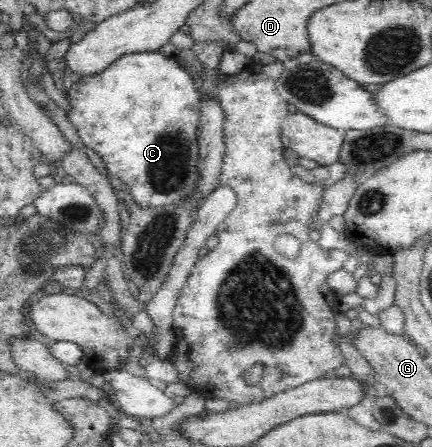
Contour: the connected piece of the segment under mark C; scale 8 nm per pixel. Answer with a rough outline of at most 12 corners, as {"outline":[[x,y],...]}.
{"outline":[[177,57],[81,75],[68,119],[143,208],[199,180],[200,93]]}

